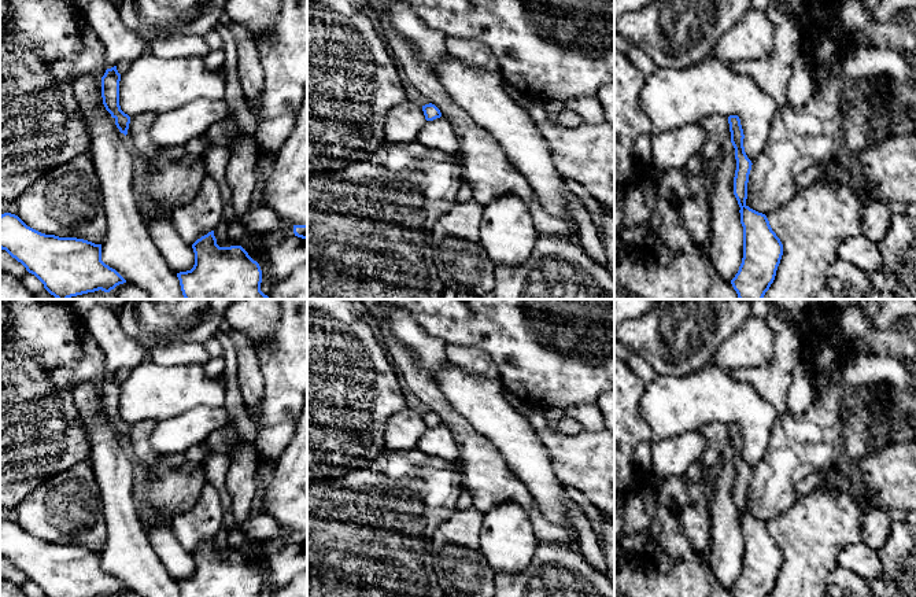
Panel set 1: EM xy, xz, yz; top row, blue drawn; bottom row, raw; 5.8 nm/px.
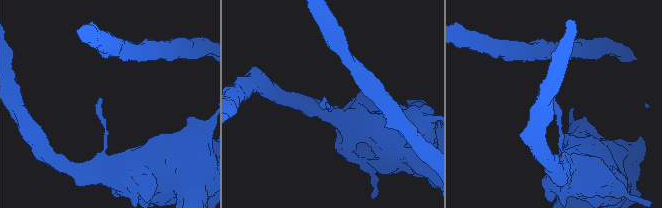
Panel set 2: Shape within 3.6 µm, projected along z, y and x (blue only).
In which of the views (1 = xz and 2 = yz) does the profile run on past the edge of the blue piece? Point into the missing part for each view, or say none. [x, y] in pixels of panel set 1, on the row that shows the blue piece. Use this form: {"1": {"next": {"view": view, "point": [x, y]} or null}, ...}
{"1": {"next": null}, "2": {"next": null}}

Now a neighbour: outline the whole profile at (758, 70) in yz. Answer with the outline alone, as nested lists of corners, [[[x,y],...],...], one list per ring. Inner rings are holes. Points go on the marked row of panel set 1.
[[[769,0],[765,14],[772,25],[773,52],[761,59],[732,62],[730,67],[735,73],[750,77],[765,95],[782,107],[787,104],[793,60],[799,54],[802,33],[793,14],[783,12],[778,0]]]

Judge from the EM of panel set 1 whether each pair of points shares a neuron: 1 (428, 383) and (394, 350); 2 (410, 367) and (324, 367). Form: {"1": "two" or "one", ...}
{"1": "one", "2": "two"}

